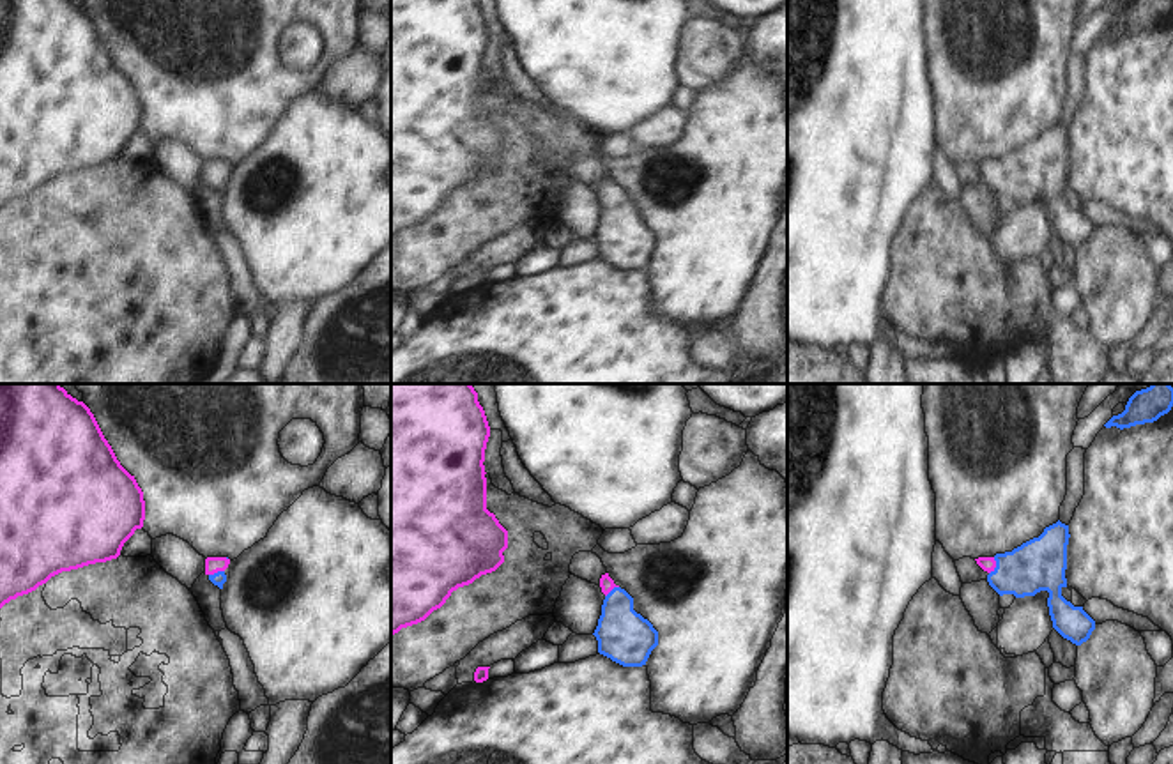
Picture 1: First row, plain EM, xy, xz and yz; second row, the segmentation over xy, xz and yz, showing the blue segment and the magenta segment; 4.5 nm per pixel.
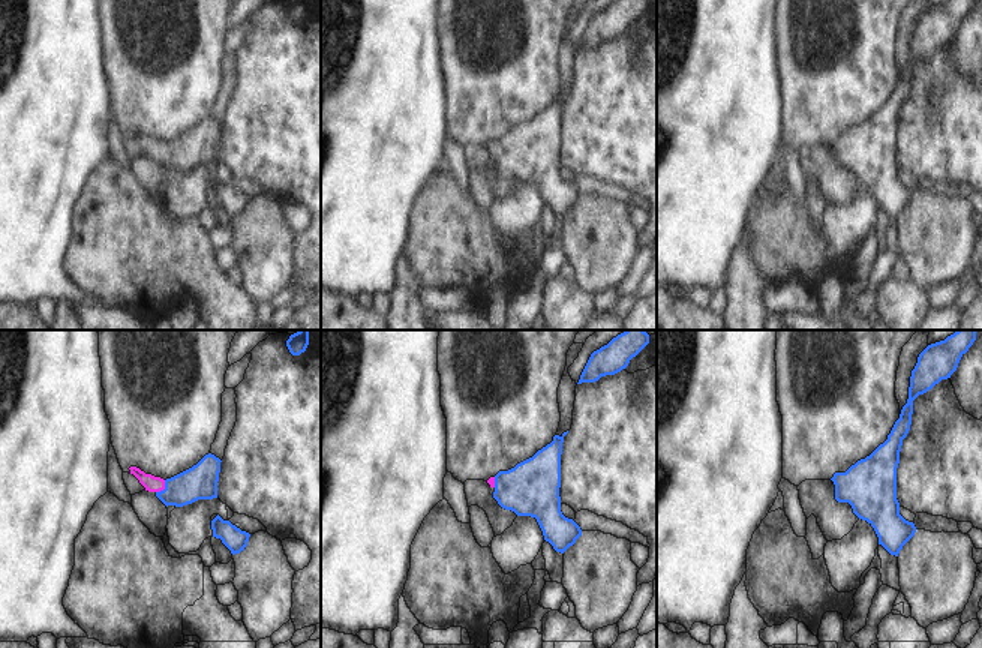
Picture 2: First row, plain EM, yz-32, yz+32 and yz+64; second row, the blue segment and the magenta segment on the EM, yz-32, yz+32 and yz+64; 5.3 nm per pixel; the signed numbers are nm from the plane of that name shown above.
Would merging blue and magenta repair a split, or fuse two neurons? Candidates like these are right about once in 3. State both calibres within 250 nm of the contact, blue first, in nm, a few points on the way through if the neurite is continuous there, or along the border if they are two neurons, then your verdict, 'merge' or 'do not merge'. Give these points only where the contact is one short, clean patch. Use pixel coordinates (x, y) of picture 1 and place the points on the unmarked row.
240/70 nm | across yz (1039, 168), (996, 170), (988, 168) | merge

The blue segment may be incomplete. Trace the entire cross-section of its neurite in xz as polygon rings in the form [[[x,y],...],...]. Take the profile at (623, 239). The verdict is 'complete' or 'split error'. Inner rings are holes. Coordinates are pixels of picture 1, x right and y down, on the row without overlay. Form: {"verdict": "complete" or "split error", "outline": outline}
{"verdict": "split error", "outline": [[[609,177],[600,182],[605,198],[602,219],[594,233],[598,256],[623,271],[646,269],[658,249],[658,235],[633,214],[633,202],[614,187]]]}

